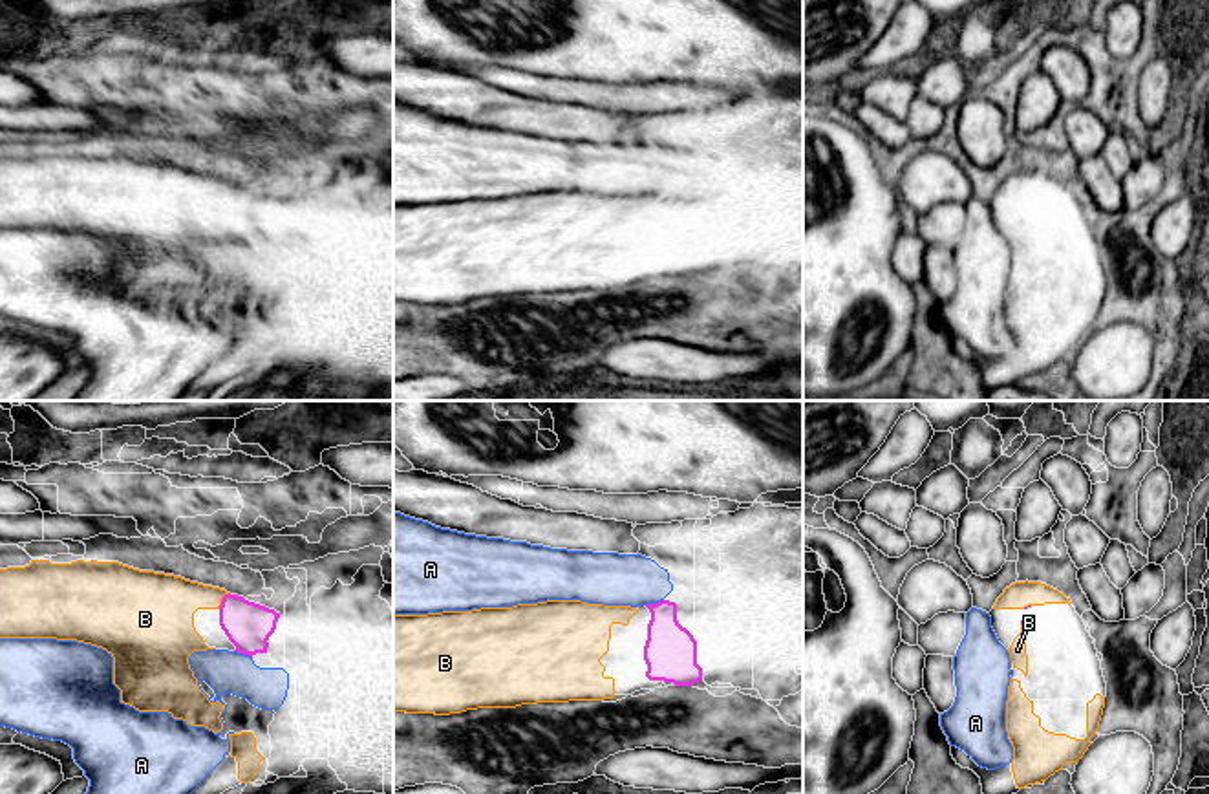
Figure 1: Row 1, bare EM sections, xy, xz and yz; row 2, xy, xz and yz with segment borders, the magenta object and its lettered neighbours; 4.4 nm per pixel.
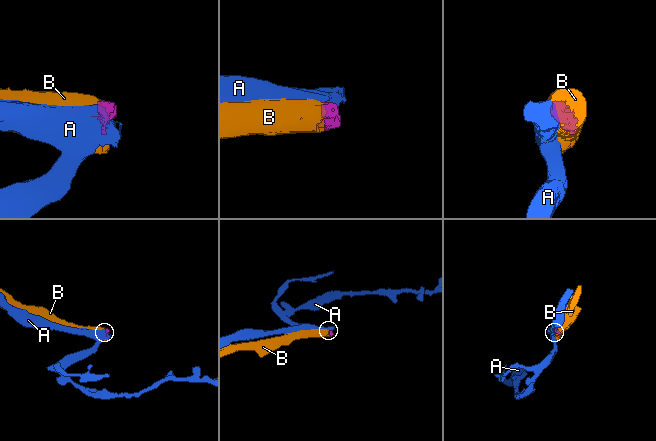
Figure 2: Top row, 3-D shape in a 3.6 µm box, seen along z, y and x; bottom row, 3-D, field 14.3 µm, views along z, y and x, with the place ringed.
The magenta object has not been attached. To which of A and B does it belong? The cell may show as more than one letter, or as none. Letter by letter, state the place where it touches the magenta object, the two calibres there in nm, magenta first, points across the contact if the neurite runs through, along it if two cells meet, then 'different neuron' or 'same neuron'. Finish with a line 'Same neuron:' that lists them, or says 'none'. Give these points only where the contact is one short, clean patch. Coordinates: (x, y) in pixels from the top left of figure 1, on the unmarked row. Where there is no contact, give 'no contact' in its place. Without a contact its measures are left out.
A: xy (244, 244) | 200/190 nm | along xy (235, 240), (251, 247) | different neuron
B: xy (222, 191) | 200/260 nm | same neuron
Same neuron: B

